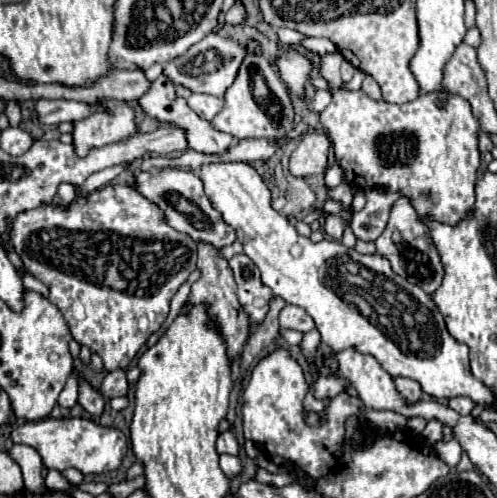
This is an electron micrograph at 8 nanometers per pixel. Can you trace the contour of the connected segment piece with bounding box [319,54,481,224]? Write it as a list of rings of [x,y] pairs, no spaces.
[[[323,54],[319,62],[319,72],[331,84],[333,94],[331,104],[321,112],[321,124],[329,132],[329,138],[335,148],[335,158],[341,162],[347,182],[361,190],[379,186],[385,186],[391,192],[401,190],[401,196],[407,196],[411,200],[411,204],[417,208],[425,224],[431,218],[445,224],[457,224],[475,202],[475,182],[481,160],[477,146],[479,122],[473,116],[469,102],[465,102],[465,98],[457,94],[443,90],[441,94],[419,94],[417,100],[407,104],[389,104],[383,100],[377,102],[361,90],[357,92],[341,90],[343,84],[339,76],[341,62],[343,58],[339,54]]]

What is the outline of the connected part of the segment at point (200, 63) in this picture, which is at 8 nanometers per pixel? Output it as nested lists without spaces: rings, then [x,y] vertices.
[[[209,34],[199,44],[191,46],[183,56],[177,56],[177,58],[169,60],[163,66],[163,74],[175,86],[185,86],[191,92],[223,96],[223,92],[233,84],[243,58],[245,58],[245,48],[239,42],[229,40],[229,38],[221,38],[217,34]]]

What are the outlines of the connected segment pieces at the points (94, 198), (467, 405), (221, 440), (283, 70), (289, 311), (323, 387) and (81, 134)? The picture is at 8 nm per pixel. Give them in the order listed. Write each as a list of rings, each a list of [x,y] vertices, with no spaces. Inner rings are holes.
[[[103,186],[87,196],[77,196],[69,206],[63,206],[63,204],[45,204],[45,206],[39,206],[39,208],[33,208],[33,210],[27,210],[27,212],[21,212],[17,214],[15,218],[15,224],[13,224],[13,232],[11,232],[11,242],[13,242],[13,250],[21,256],[23,260],[23,266],[25,270],[35,276],[37,280],[41,280],[47,288],[49,288],[49,300],[63,312],[67,324],[69,324],[69,330],[71,330],[71,336],[79,342],[79,344],[85,344],[91,348],[91,352],[97,352],[103,360],[103,366],[107,372],[111,370],[127,370],[129,362],[137,356],[137,352],[143,348],[143,344],[149,340],[151,334],[155,334],[167,314],[169,314],[169,302],[171,298],[175,296],[175,292],[179,290],[179,286],[189,278],[189,274],[197,268],[195,262],[197,262],[197,244],[195,240],[191,240],[187,234],[181,234],[177,230],[173,230],[165,218],[163,218],[163,212],[153,204],[149,202],[145,196],[141,196],[139,192],[135,192],[131,186]],[[143,316],[149,320],[149,328],[141,330],[139,324],[143,322]]]
[[[457,396],[457,398],[451,398],[447,402],[455,412],[459,414],[471,414],[471,410],[475,408],[475,402],[471,398],[465,398],[465,396]]]
[[[225,430],[219,434],[217,438],[217,452],[219,454],[237,454],[239,452],[239,444],[235,440],[235,434],[231,430]]]
[[[283,50],[281,56],[277,58],[277,70],[279,70],[281,82],[287,86],[289,94],[295,98],[303,98],[305,84],[311,82],[313,62],[297,50]]]
[[[285,306],[279,314],[279,322],[281,322],[281,328],[291,328],[291,330],[299,330],[301,334],[309,332],[315,328],[315,322],[313,318],[301,310],[299,306]]]
[[[319,376],[313,384],[313,396],[323,400],[323,398],[335,398],[337,394],[345,392],[345,388],[349,386],[349,382],[343,376]]]
[[[119,100],[101,102],[109,112],[91,114],[85,120],[75,122],[73,146],[77,156],[85,156],[91,148],[101,148],[111,142],[119,142],[137,132],[133,110]]]

